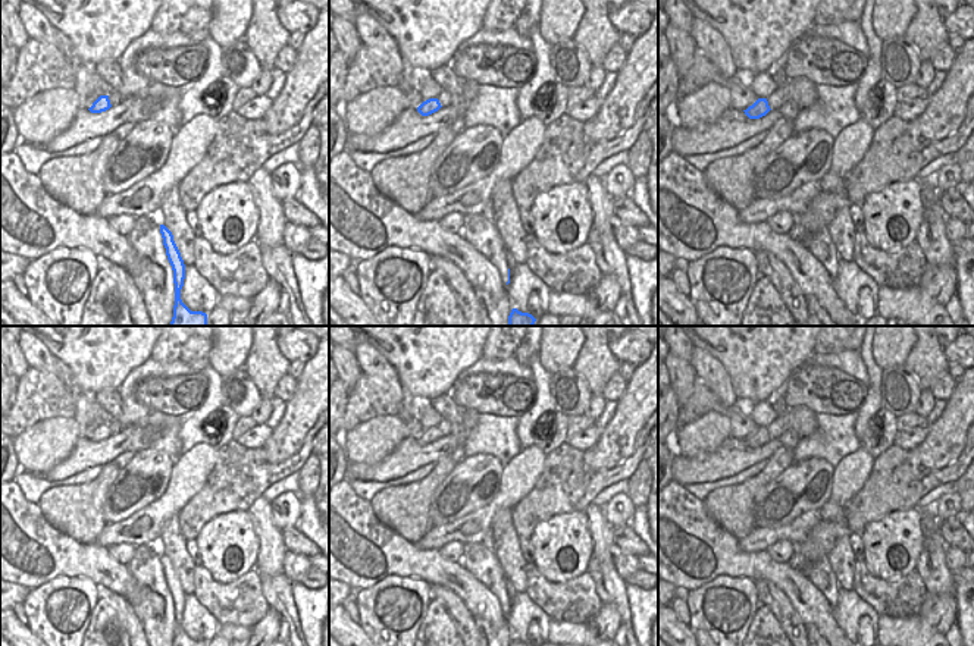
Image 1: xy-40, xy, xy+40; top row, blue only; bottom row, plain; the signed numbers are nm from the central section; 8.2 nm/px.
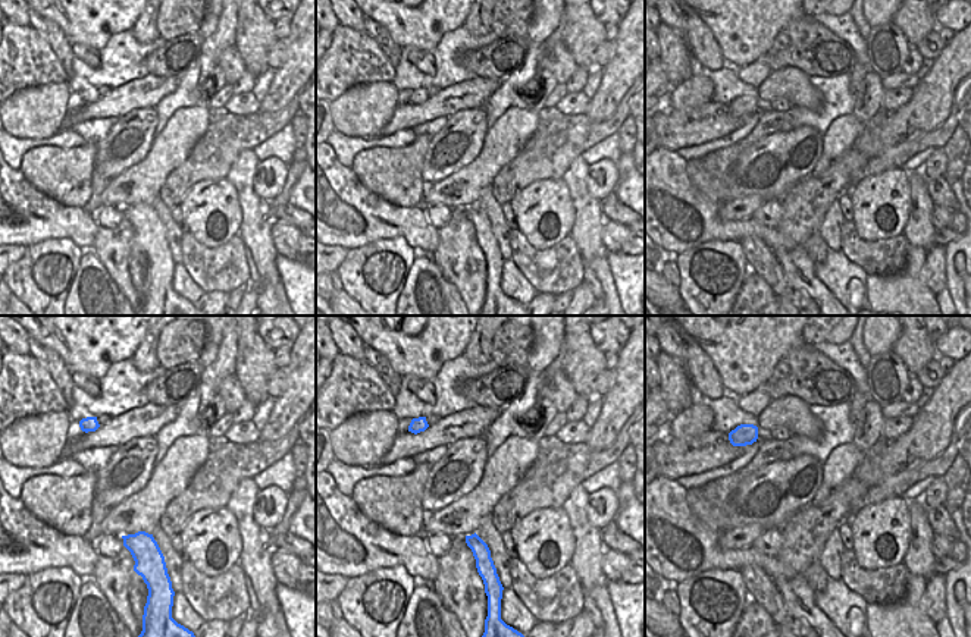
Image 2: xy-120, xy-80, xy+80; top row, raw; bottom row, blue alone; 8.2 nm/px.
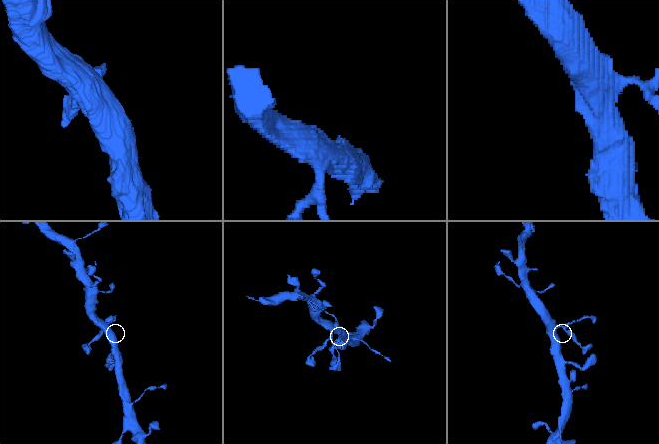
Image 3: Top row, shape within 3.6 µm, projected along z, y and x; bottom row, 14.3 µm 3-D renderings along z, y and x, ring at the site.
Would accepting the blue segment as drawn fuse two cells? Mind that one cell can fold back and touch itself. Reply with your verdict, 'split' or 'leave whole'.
leave whole

